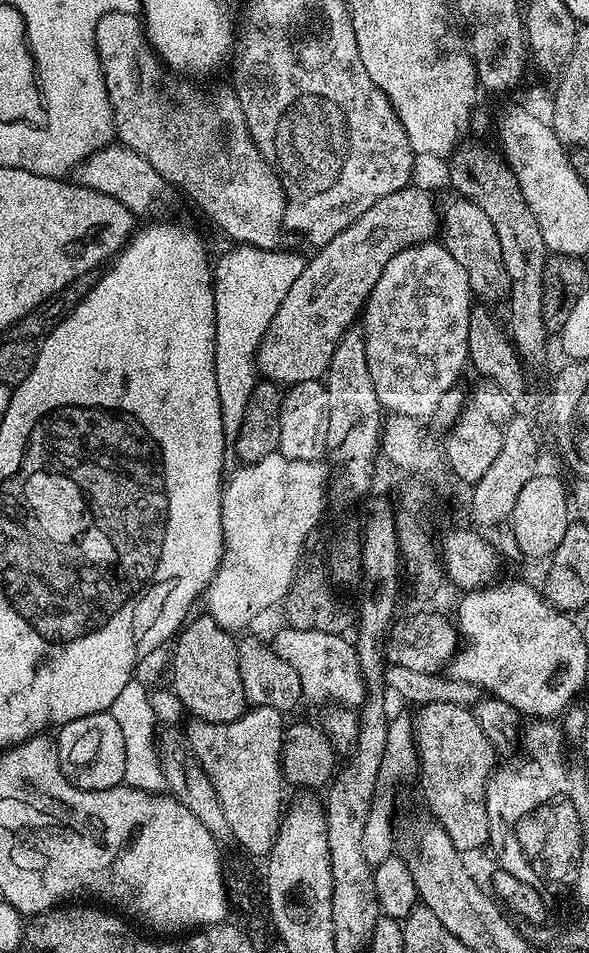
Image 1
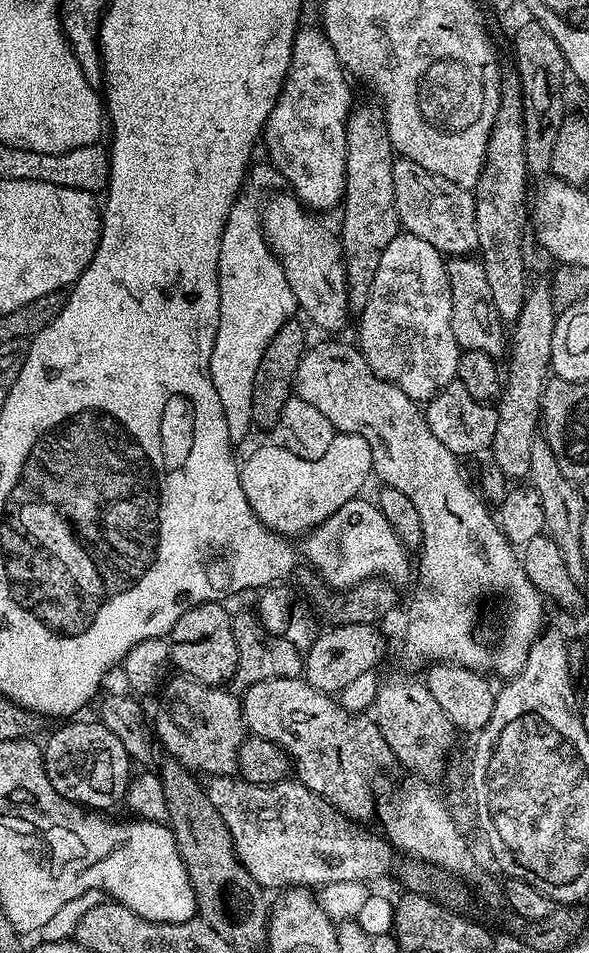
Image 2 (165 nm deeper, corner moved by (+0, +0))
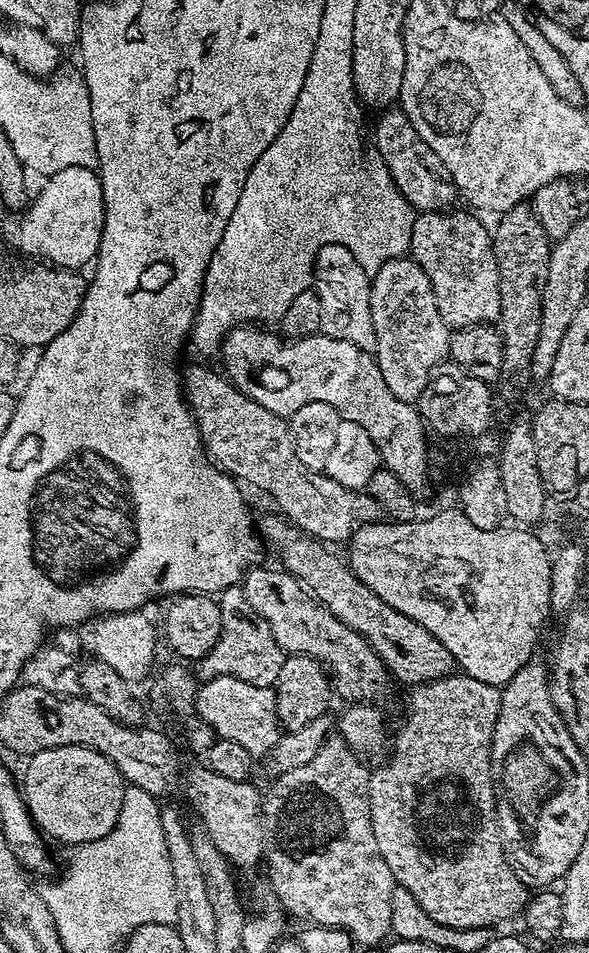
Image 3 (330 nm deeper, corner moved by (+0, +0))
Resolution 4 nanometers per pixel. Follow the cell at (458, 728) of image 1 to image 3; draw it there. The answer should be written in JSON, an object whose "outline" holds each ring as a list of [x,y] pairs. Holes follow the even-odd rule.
{"outline":[[[253,566],[244,574],[242,587],[246,594],[246,602],[266,618],[270,630],[274,630],[274,638],[278,638],[278,646],[286,654],[309,656],[325,665],[334,677],[334,692],[337,697],[345,696],[345,701],[375,701],[379,692],[388,688],[390,673],[387,666],[378,658],[378,654],[346,622],[334,618],[326,606],[319,604],[311,592],[300,581],[295,580],[289,572],[275,570],[271,572],[265,566]]]}

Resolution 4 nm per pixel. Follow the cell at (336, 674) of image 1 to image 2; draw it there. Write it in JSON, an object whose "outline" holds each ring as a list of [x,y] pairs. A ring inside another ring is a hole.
{"outline":[[[355,343],[352,344],[320,344],[317,348],[309,347],[304,355],[300,358],[300,365],[296,371],[296,382],[294,385],[295,395],[302,398],[302,402],[310,402],[310,406],[315,406],[320,413],[326,414],[326,418],[330,418],[333,428],[337,433],[349,432],[350,434],[359,434],[362,438],[366,438],[366,442],[370,442],[370,454],[372,455],[372,470],[378,477],[384,479],[383,483],[389,488],[397,488],[402,490],[402,494],[406,494],[406,498],[410,498],[410,502],[414,502],[414,506],[418,510],[418,518],[422,522],[422,534],[424,535],[424,543],[422,551],[418,556],[418,576],[420,572],[420,589],[416,592],[416,624],[417,628],[408,636],[408,656],[414,663],[423,665],[425,662],[447,662],[449,664],[461,664],[467,668],[477,670],[488,670],[484,668],[493,668],[498,675],[503,678],[511,678],[519,674],[522,666],[526,662],[526,658],[530,654],[533,644],[539,638],[544,624],[544,604],[546,605],[545,597],[540,591],[531,584],[530,578],[527,577],[526,570],[521,564],[521,557],[518,555],[517,549],[511,544],[506,537],[504,531],[501,530],[497,517],[480,501],[480,496],[474,489],[468,485],[466,477],[460,473],[461,461],[450,450],[446,450],[446,446],[442,446],[442,442],[438,442],[438,438],[434,438],[434,433],[430,431],[430,426],[426,422],[421,405],[417,401],[412,400],[406,394],[402,394],[402,390],[398,390],[398,386],[394,386],[390,382],[386,382],[381,376],[375,376],[372,373],[372,368],[366,362],[363,352]],[[483,592],[508,592],[508,613],[504,616],[504,633],[500,636],[500,641],[493,646],[492,652],[484,644],[479,644],[476,641],[476,608],[472,605],[472,600],[479,598]]]}

